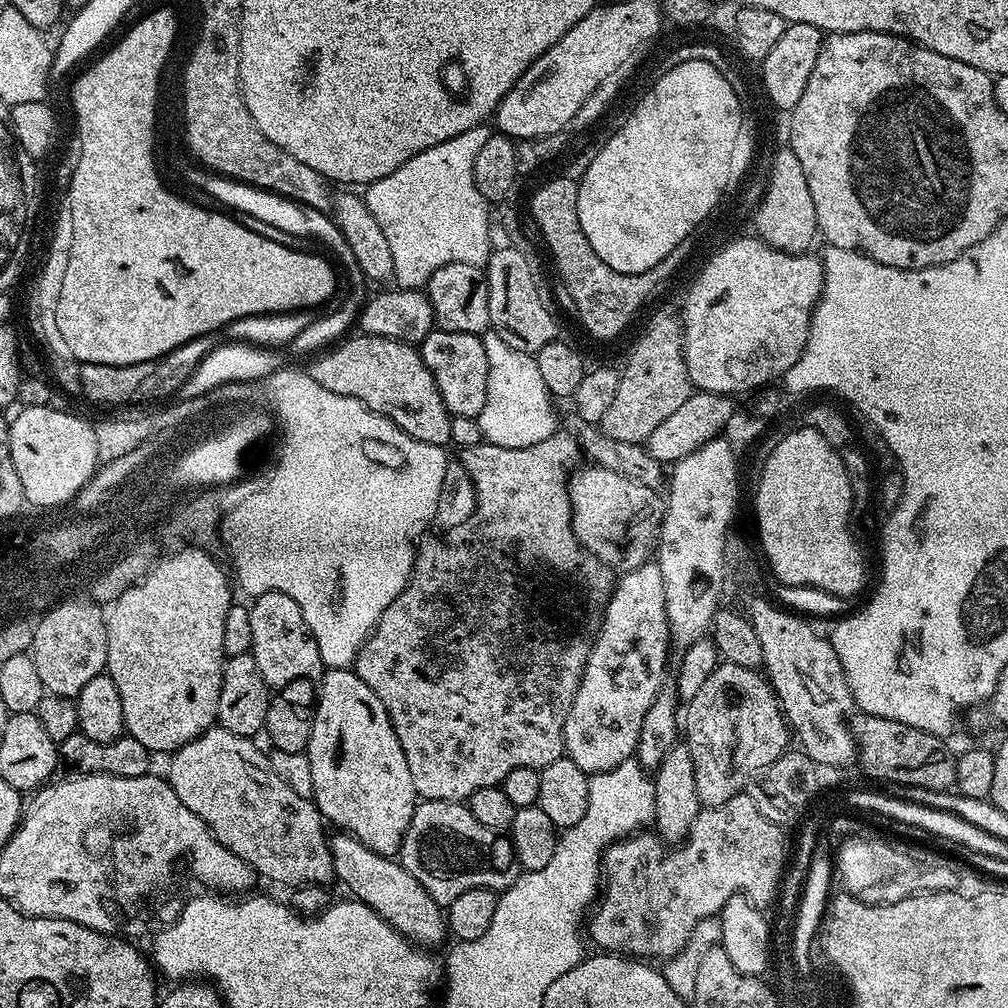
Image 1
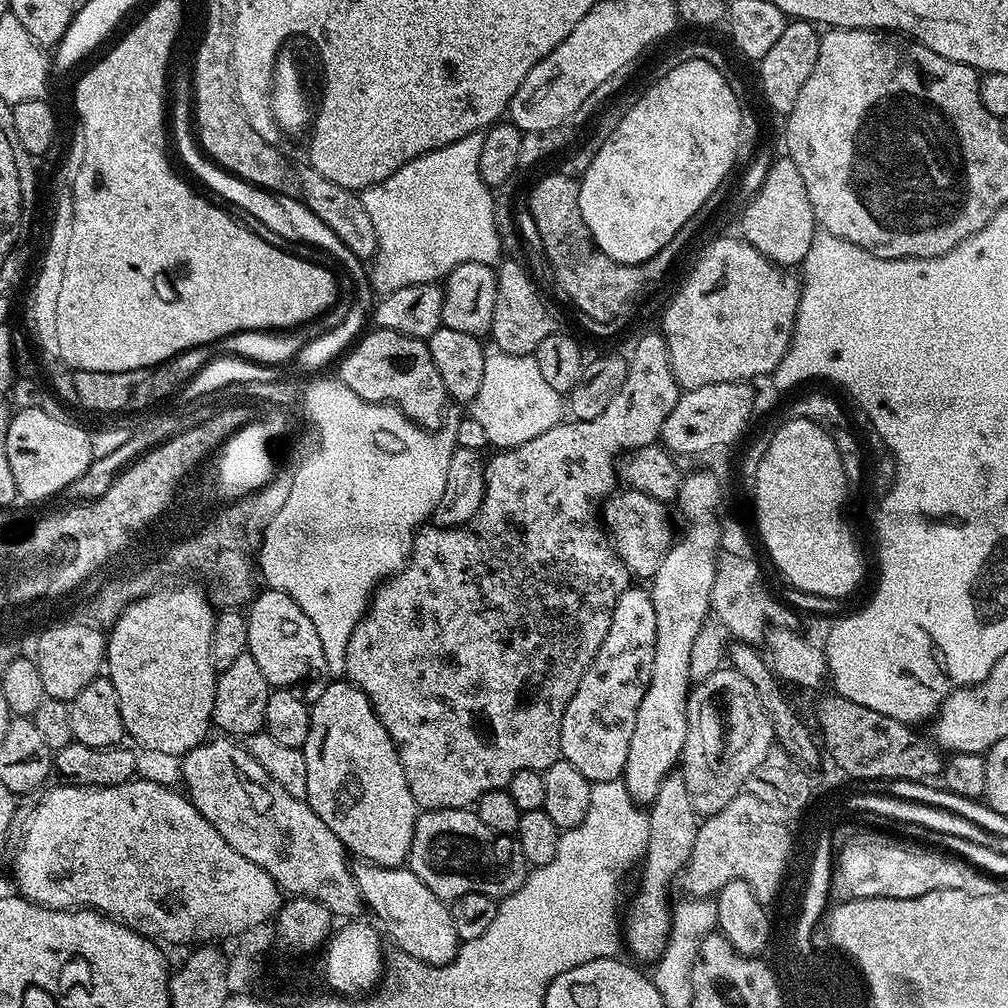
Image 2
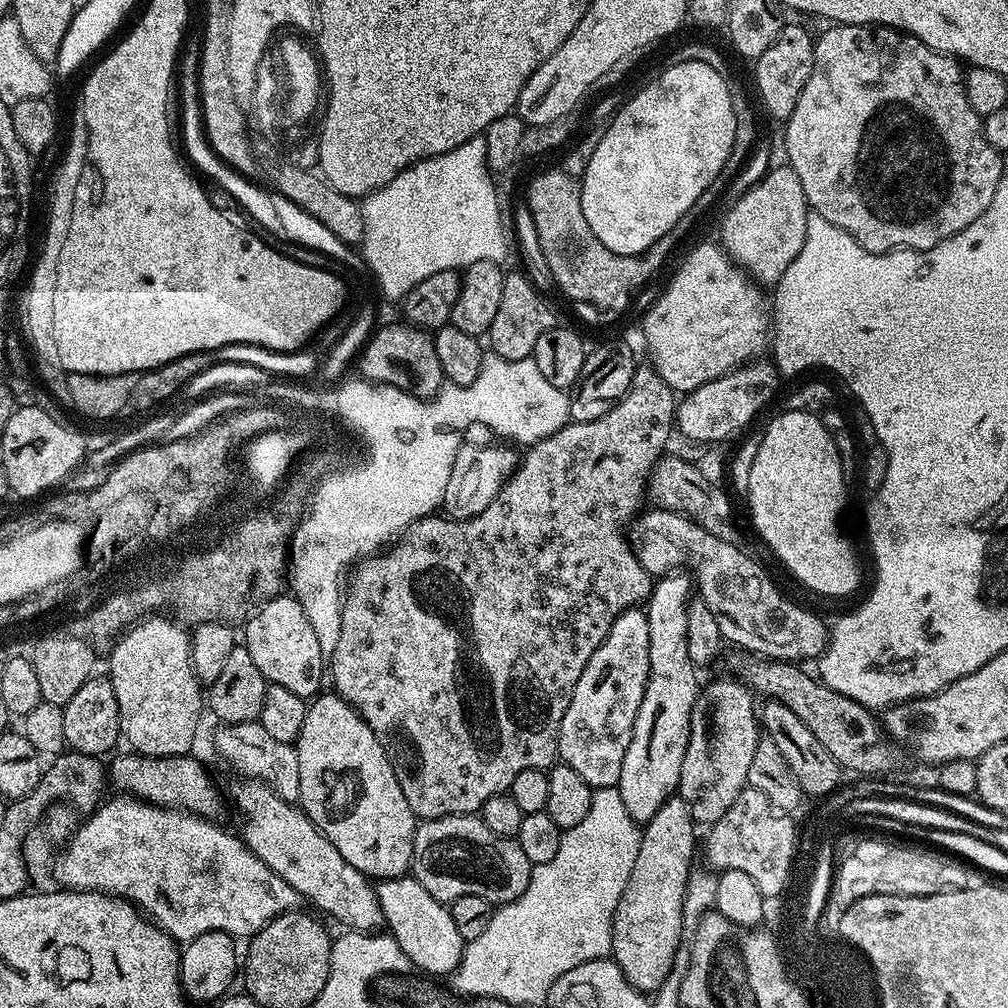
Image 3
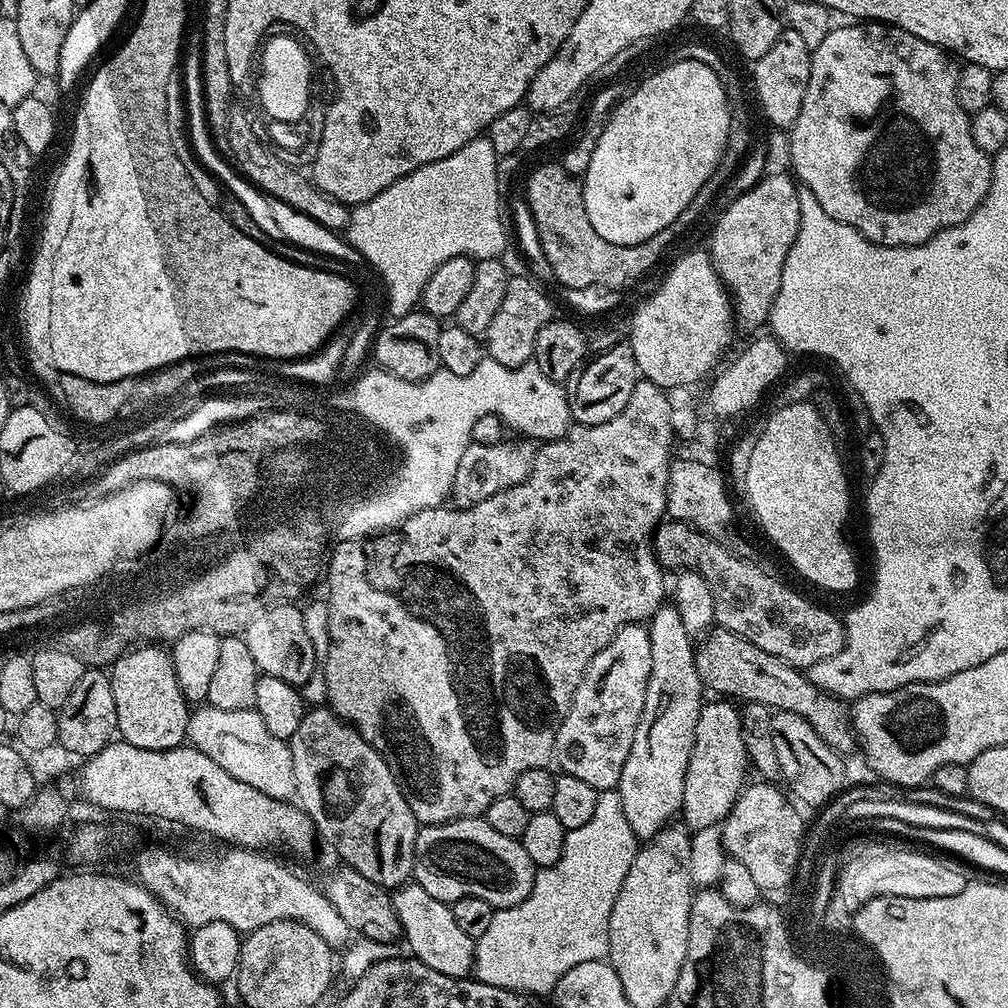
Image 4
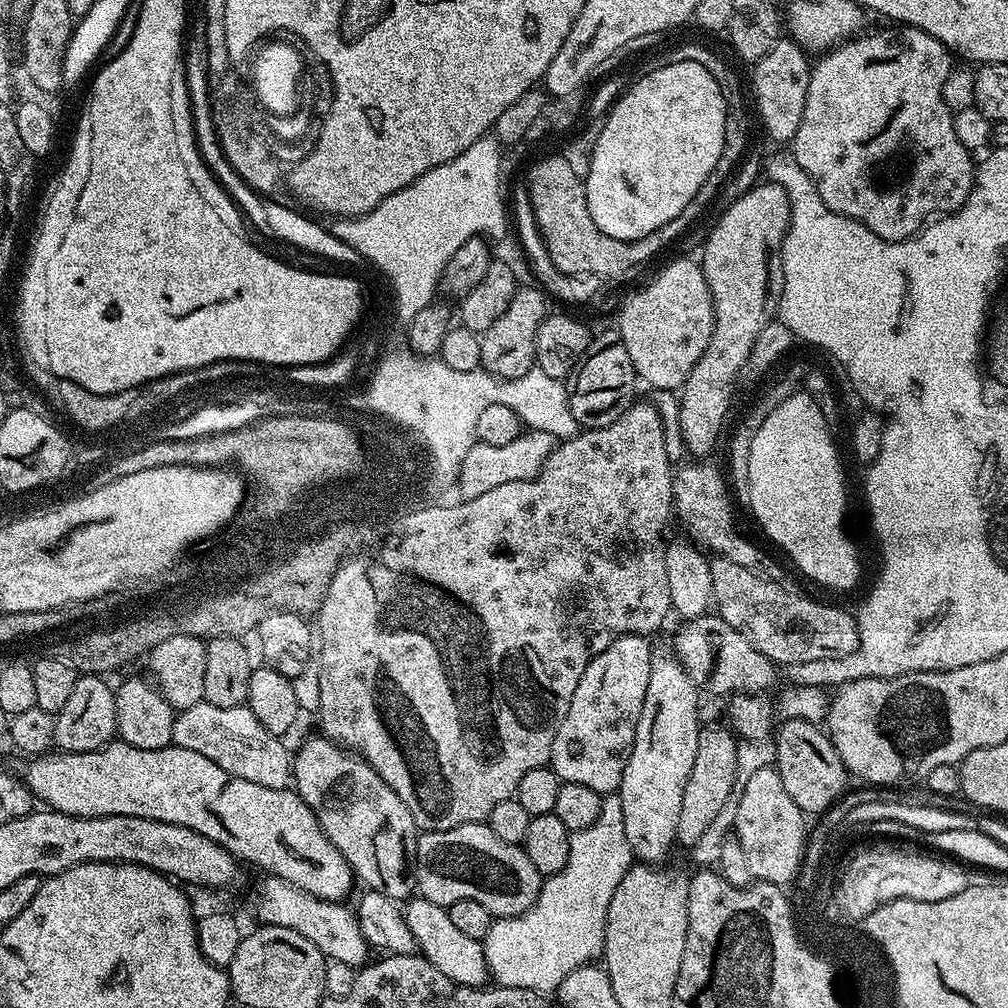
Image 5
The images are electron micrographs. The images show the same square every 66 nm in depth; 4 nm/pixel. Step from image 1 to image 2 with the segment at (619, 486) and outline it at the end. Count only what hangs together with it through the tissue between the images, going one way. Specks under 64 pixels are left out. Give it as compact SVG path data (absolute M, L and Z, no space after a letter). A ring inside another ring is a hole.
M628 488L613 491L602 504L602 527L610 546L620 557L633 577L651 578L660 565L660 558L672 547L674 535L668 525L668 512L665 501L650 498L638 490Z

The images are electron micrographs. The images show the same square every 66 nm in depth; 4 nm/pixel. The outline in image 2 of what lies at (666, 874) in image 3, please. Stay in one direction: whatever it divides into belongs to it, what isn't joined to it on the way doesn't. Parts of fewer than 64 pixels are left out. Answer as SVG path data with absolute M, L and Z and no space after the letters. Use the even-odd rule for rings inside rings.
M669 774L665 776L658 794L652 799L648 814L648 841L644 846L642 865L644 869L640 872L640 889L628 908L628 917L622 920L622 940L634 955L635 959L656 960L660 955L665 955L670 944L670 933L672 930L672 908L668 902L668 887L676 875L681 875L682 869L687 865L688 859L692 856L694 842L696 841L696 829L698 827L698 813L694 810L692 800L686 790L686 782L680 774Z

